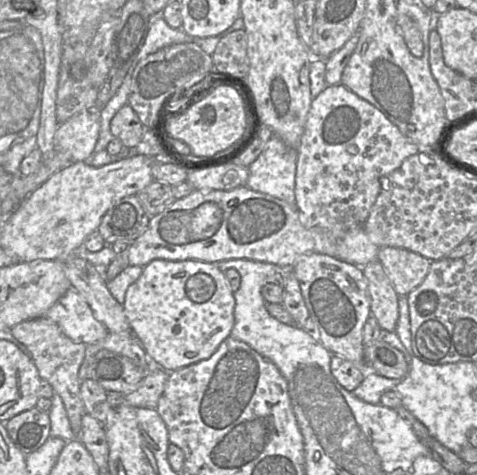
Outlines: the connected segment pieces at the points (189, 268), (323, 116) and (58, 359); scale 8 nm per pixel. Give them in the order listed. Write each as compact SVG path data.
M198 260L151 261L143 267L140 277L128 287L123 308L135 338L152 364L167 372L210 358L220 344L230 337L234 326L234 292L224 272L214 263Z
M343 84L326 85L315 97L297 150L295 198L300 222L307 229L320 227L329 231L348 231L363 227L383 188L385 177L398 169L403 161L420 151L375 106L360 98Z
M46 317L26 320L10 329L11 334L30 352L41 379L47 381L62 399L71 429L77 439L81 430L82 417L86 414L83 400L80 395L80 380L78 373L85 356L87 344L76 343L68 338L60 327Z

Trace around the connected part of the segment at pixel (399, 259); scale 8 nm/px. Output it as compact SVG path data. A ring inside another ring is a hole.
M380 247L377 259L399 296L407 296L424 281L432 262L418 253L396 247Z

